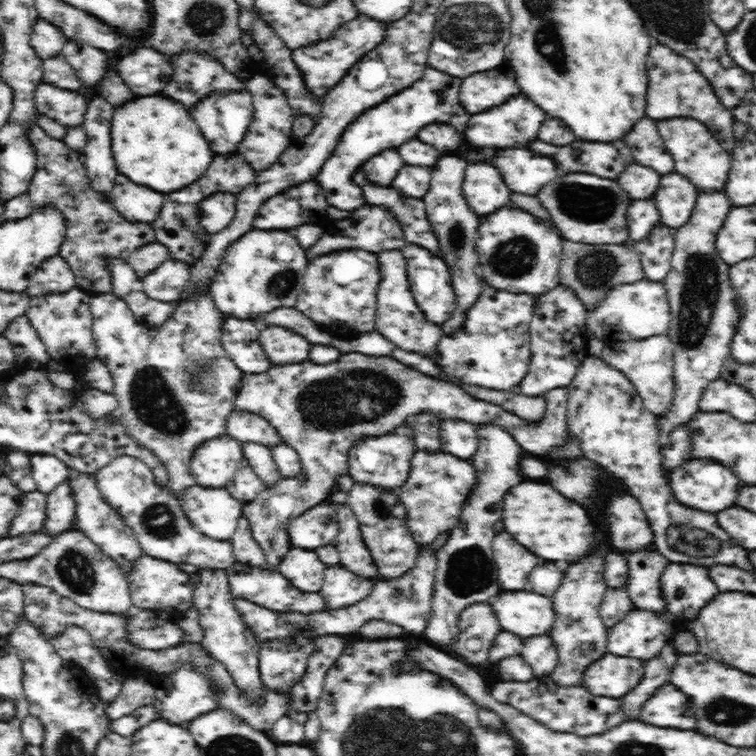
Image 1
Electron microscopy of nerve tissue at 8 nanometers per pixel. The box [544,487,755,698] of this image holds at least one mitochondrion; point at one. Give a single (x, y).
(690, 538)

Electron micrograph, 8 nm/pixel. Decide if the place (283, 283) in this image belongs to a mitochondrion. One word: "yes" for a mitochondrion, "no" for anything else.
yes

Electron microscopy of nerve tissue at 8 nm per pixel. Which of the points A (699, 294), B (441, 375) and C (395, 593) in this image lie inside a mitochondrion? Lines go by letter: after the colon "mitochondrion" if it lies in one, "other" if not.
A: mitochondrion
B: other
C: mitochondrion

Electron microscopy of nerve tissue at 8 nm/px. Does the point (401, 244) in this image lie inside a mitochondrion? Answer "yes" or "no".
no

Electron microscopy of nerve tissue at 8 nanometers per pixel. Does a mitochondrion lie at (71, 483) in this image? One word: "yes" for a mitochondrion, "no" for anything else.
no

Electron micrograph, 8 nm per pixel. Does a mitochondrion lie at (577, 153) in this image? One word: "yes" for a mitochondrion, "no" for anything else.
no

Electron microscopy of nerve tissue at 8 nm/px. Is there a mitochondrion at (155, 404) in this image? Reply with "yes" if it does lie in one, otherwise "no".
yes

